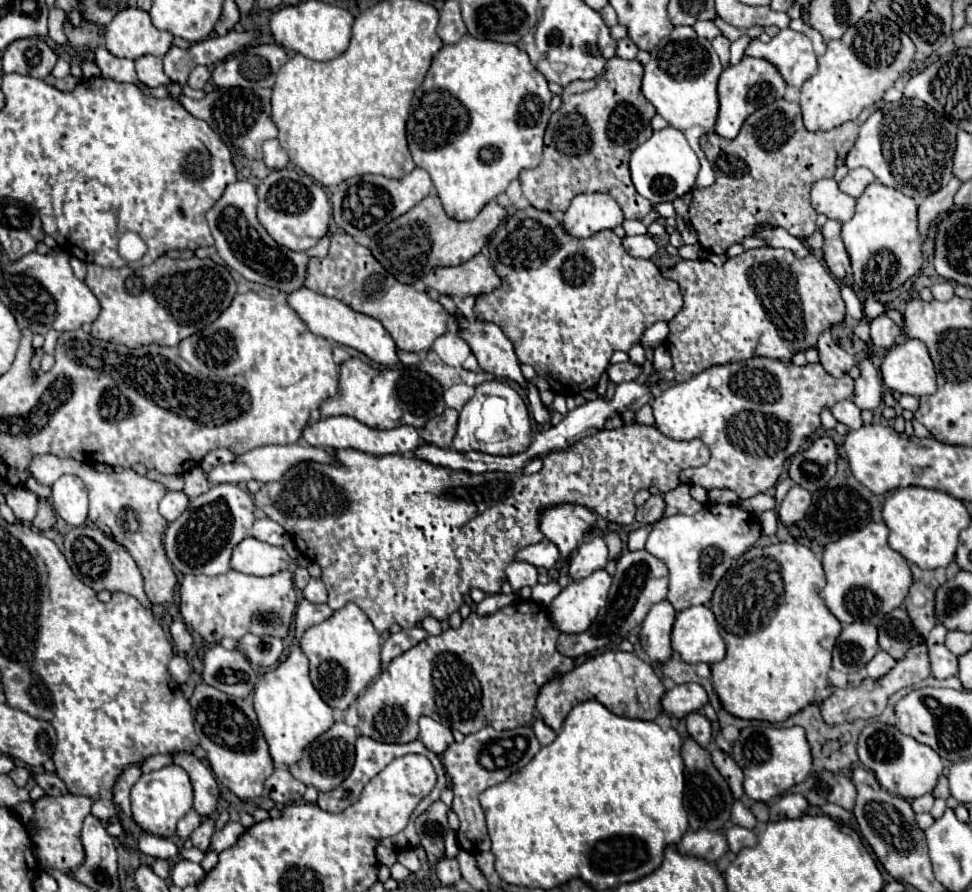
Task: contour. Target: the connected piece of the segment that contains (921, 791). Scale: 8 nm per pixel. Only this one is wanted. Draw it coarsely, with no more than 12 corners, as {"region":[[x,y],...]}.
{"region":[[868,724],[858,758],[908,802],[934,790],[942,758],[896,726]]}

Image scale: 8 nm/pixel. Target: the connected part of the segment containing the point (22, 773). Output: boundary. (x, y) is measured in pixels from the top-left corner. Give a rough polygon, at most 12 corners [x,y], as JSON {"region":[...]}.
{"region":[[16,766],[10,778],[21,788],[25,787],[31,771],[24,766]]}

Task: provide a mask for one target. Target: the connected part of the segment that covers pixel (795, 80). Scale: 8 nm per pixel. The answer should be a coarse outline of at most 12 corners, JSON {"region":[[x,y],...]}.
{"region":[[790,28],[746,54],[776,64],[790,86],[818,70],[810,38]]}

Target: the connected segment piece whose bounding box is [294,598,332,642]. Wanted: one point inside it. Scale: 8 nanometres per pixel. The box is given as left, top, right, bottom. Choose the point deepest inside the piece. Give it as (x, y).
(307, 614)

